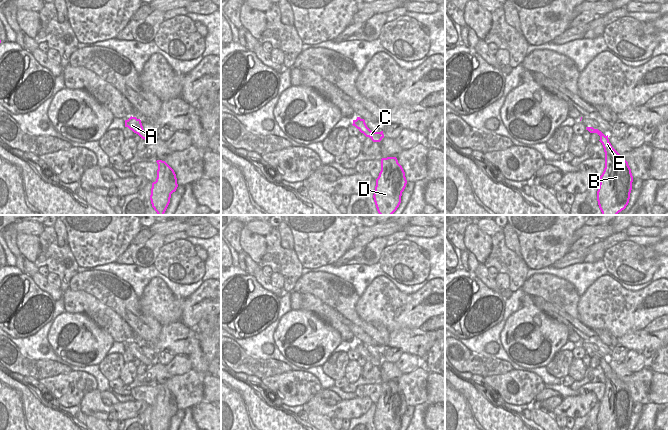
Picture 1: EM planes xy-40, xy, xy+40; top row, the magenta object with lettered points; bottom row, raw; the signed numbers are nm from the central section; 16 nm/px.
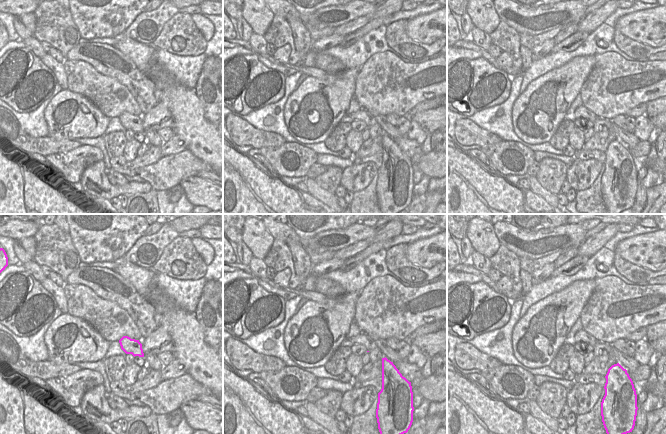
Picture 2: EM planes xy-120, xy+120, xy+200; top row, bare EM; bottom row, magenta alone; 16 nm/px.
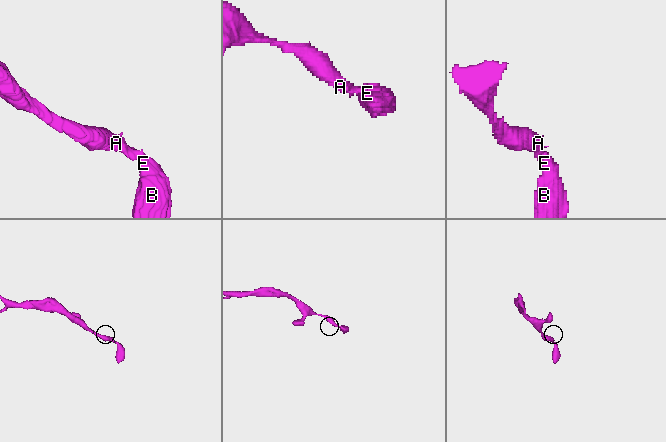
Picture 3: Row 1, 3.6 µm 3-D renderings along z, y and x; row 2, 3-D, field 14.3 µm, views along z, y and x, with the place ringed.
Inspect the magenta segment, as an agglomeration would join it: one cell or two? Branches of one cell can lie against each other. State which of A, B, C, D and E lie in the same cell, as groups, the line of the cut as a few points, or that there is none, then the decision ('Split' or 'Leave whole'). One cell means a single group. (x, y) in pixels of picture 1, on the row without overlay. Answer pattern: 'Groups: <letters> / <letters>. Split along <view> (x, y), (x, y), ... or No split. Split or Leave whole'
Groups: A B C D E. No split. Leave whole

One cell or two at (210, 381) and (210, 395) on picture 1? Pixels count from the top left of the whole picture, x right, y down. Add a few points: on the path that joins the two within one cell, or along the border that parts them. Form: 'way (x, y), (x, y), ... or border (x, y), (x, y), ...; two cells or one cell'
way (210, 384), (210, 392); one cell

